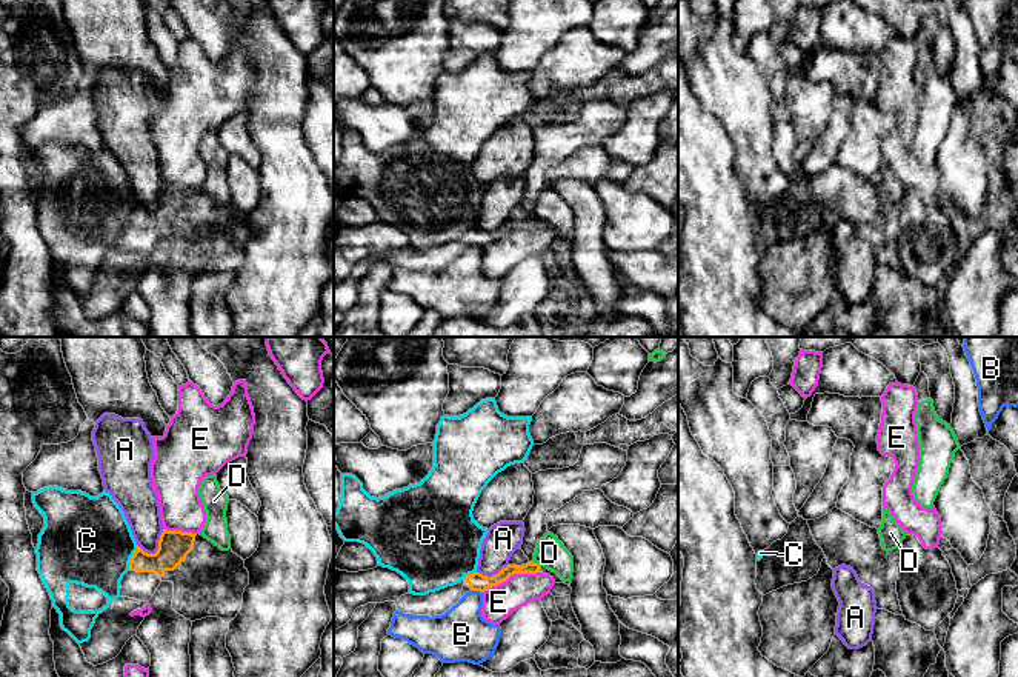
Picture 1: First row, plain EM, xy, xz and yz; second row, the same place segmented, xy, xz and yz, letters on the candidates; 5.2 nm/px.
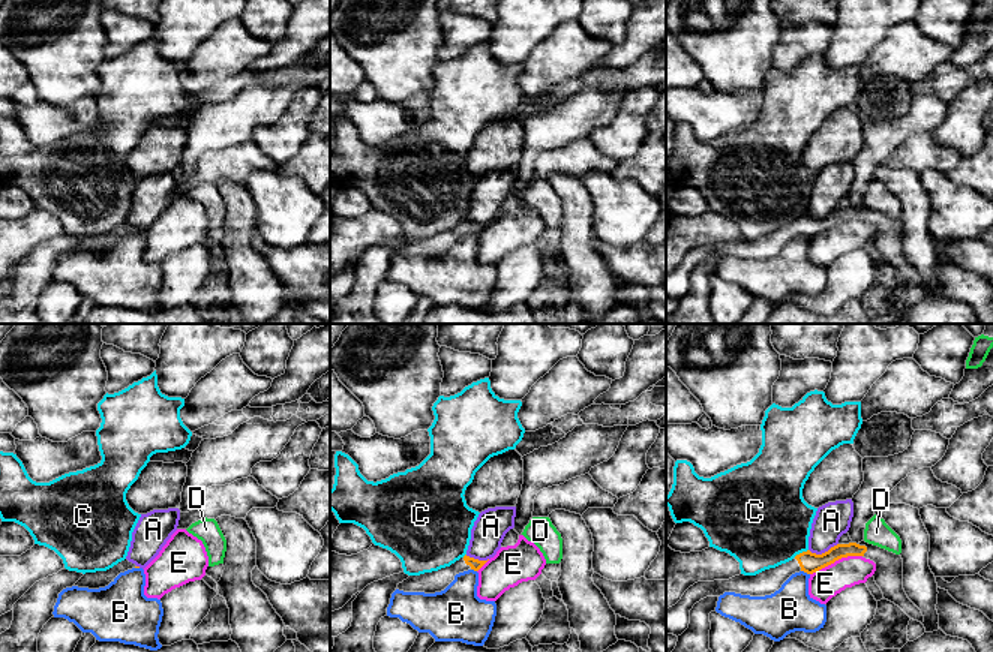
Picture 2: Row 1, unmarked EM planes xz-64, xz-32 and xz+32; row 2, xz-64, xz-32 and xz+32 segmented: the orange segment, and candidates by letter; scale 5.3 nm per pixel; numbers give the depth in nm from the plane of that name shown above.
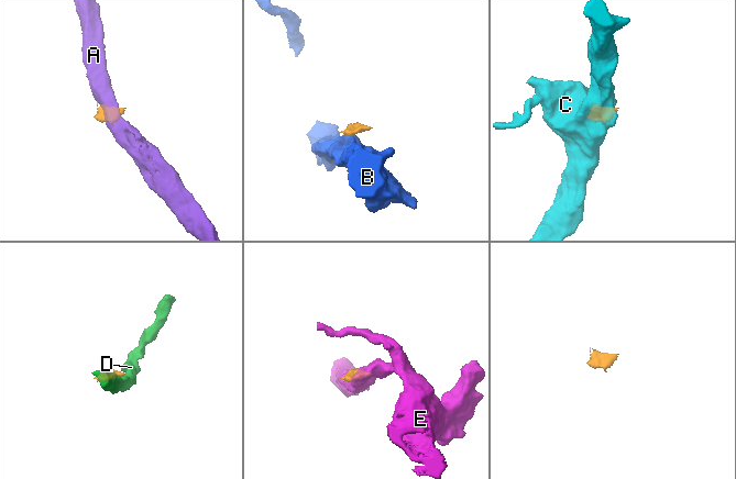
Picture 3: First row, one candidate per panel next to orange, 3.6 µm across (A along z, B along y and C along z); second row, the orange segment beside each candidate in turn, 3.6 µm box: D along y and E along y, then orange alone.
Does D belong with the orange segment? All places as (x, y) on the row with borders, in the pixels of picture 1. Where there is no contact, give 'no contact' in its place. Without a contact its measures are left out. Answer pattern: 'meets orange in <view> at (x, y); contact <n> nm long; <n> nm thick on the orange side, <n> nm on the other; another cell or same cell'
meets orange in xz at (537, 563); contact 50 nm long; 60 nm thick on the orange side, 160 nm on the other; another cell

